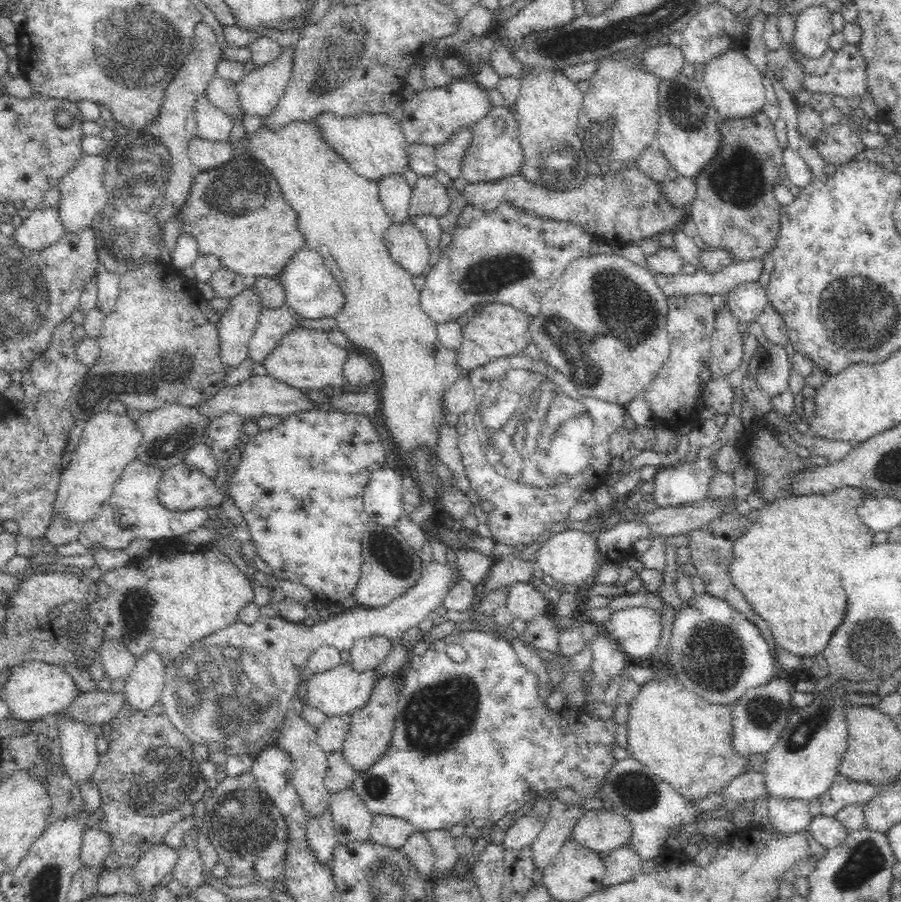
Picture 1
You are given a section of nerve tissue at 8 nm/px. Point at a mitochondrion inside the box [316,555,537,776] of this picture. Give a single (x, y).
(435, 718)

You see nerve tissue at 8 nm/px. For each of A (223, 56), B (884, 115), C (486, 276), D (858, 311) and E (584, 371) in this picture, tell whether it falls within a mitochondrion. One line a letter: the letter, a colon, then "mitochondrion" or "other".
A: other
B: other
C: mitochondrion
D: mitochondrion
E: mitochondrion

